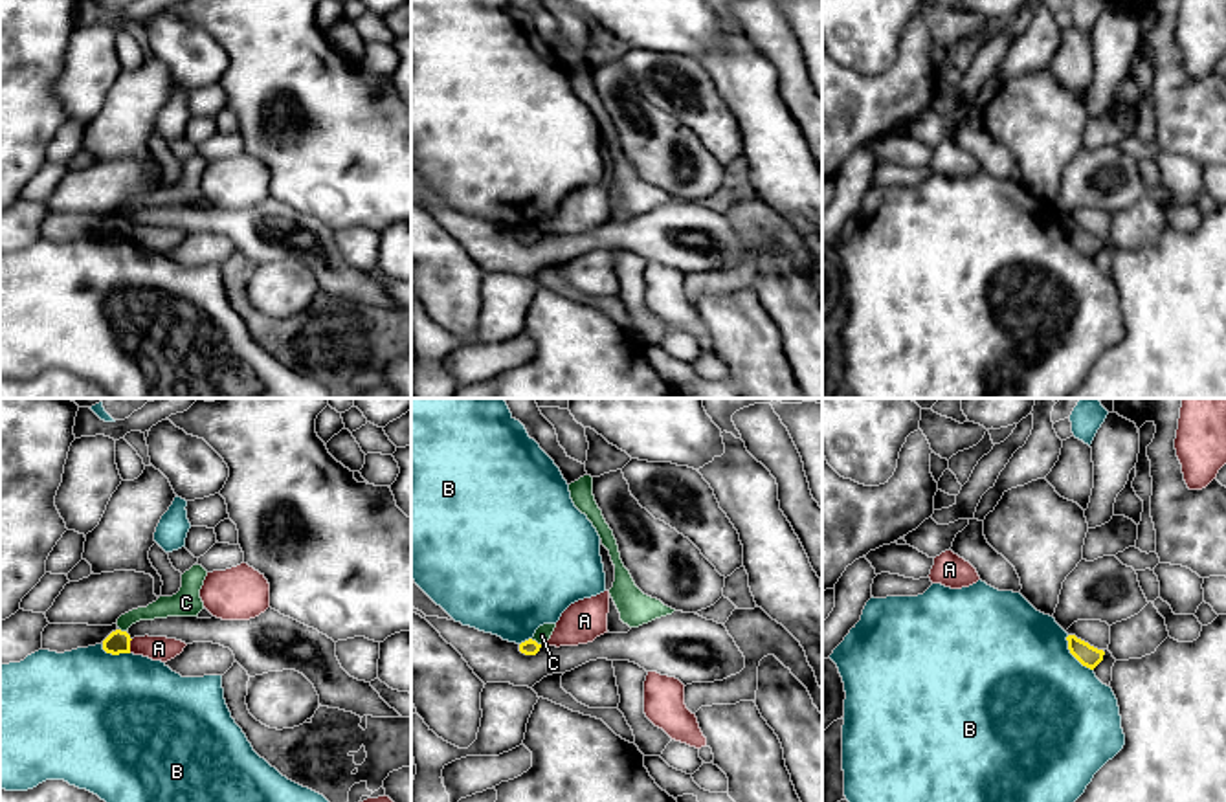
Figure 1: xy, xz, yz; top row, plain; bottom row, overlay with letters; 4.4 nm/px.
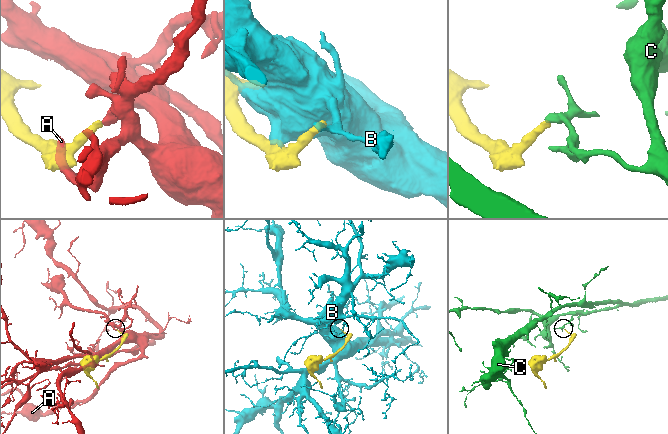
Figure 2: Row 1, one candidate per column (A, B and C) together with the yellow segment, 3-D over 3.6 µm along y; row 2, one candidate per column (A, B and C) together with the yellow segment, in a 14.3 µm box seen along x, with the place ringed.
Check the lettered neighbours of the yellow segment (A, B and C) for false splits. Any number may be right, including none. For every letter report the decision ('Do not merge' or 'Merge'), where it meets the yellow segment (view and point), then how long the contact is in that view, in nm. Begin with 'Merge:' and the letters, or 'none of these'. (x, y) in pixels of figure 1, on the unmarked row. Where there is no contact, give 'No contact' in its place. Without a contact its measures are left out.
Merge: none of these
A: Do not merge. Touches yellow at xy (129, 235). Shared border 70 nm
B: Do not merge. Touches yellow at yz (1074, 245). Shared border 200 nm
C: Do not merge. Touches yellow at xz (534, 230). Shared border 50 nm

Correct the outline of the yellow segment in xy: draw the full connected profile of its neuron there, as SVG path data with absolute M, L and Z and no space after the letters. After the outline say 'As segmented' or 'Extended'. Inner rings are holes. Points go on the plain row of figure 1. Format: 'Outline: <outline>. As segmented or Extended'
Outline: M116 218L103 229L103 239L112 244L130 242L130 224Z. As segmented

